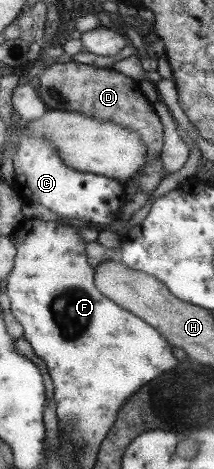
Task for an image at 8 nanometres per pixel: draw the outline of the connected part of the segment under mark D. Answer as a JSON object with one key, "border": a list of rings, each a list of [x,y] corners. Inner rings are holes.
{"border":[[[71,60],[66,63],[54,63],[44,70],[44,74],[38,80],[39,96],[47,103],[48,110],[78,112],[136,131],[143,138],[143,144],[147,148],[144,166],[162,156],[164,126],[161,120],[158,120],[157,112],[154,112],[150,101],[140,92],[140,86],[127,75],[112,68],[98,68]]]}

